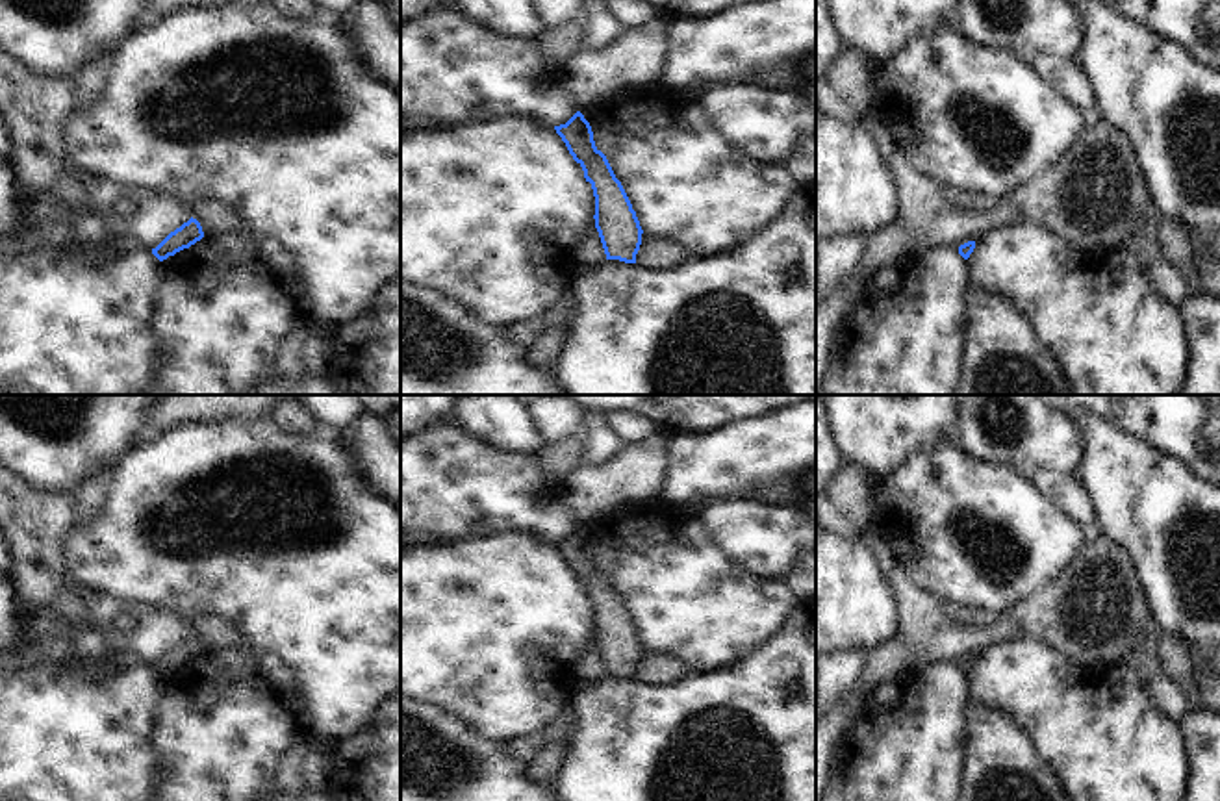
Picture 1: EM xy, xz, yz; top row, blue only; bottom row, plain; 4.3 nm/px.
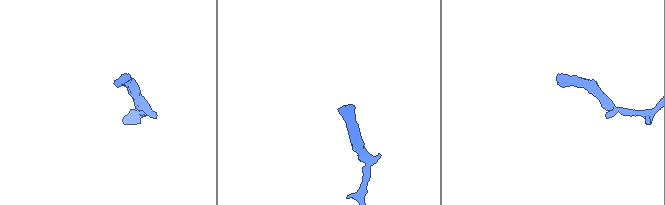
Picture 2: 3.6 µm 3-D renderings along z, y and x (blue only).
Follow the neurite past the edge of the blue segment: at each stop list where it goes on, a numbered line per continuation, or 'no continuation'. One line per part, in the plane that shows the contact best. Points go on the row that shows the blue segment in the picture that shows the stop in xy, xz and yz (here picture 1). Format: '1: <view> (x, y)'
no continuation

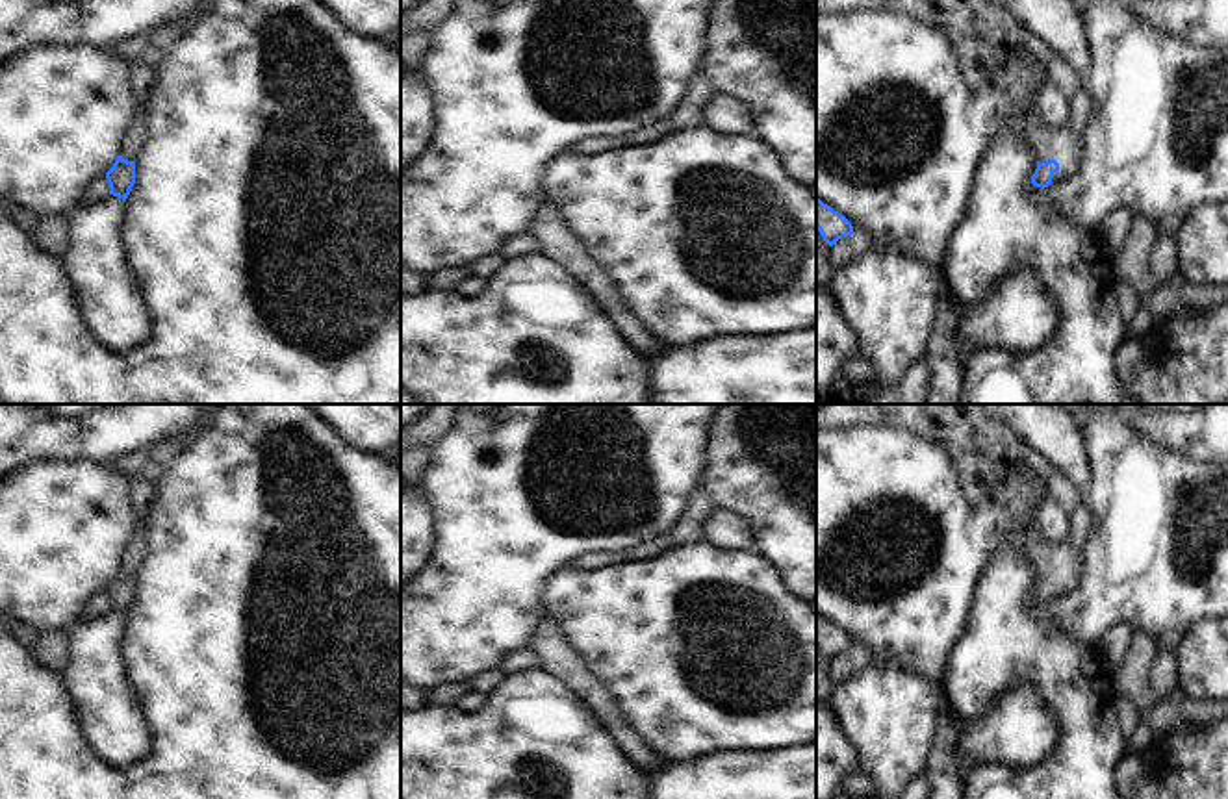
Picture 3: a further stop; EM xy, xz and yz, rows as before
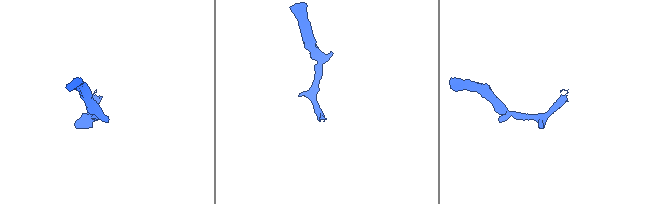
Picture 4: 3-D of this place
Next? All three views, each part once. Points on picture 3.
1: yz (1067, 147)

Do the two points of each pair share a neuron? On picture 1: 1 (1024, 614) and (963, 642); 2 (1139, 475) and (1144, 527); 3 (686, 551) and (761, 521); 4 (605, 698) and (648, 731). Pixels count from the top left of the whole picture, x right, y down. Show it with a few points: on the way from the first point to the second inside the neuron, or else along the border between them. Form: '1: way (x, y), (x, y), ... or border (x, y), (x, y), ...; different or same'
1: border (1003, 618), (1011, 618), (1028, 636); different
2: way (1139, 488), (1144, 499), (1144, 514); same
3: border (698, 512), (711, 542), (742, 572); different
4: way (616, 709), (636, 729); same

